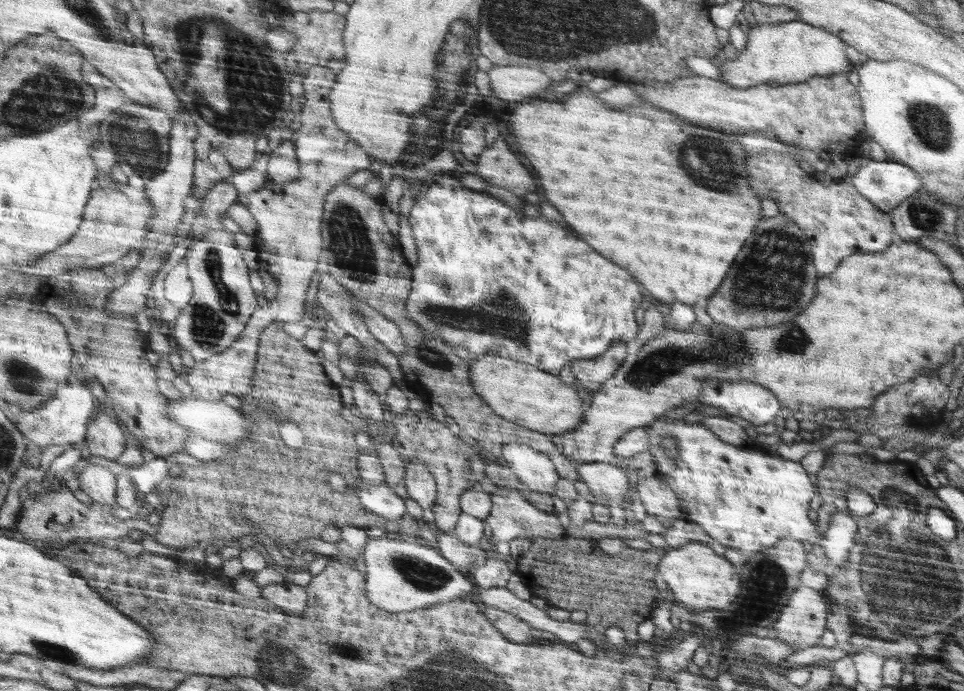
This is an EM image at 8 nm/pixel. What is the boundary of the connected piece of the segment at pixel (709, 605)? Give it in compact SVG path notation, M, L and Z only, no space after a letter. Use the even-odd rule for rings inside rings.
M690 542L678 549L672 549L662 558L658 567L665 583L670 587L674 602L682 603L689 612L727 609L740 592L740 576L736 568L714 554L702 542Z

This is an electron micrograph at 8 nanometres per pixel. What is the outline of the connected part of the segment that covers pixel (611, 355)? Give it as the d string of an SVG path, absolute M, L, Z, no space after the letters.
M614 341L602 355L592 358L574 359L571 363L571 371L580 382L587 395L593 394L612 378L624 357L629 353L631 346L624 341Z

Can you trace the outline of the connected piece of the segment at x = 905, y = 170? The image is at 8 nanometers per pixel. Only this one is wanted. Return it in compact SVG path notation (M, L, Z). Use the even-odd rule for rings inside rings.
M867 160L846 179L861 195L887 212L922 190L920 174L894 160Z

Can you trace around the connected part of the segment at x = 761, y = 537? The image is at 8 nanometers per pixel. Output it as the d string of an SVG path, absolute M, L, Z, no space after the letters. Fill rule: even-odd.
M682 416L674 422L656 420L647 427L648 451L654 456L656 474L676 474L680 470L680 462L664 451L660 443L662 438L676 440L676 456L684 460L682 468L688 470L690 478L684 480L690 480L690 484L674 484L676 480L666 480L670 482L668 486L672 486L672 490L684 498L684 520L696 522L706 530L708 536L744 554L771 549L786 536L792 536L798 541L822 546L825 556L840 568L848 562L849 550L854 545L858 530L857 524L846 513L835 511L825 538L824 534L818 532L816 524L808 520L808 502L814 496L808 470L802 470L798 462L784 460L777 455L768 456L768 453L762 454L756 450L744 450L724 442L704 424L687 423L686 417Z

